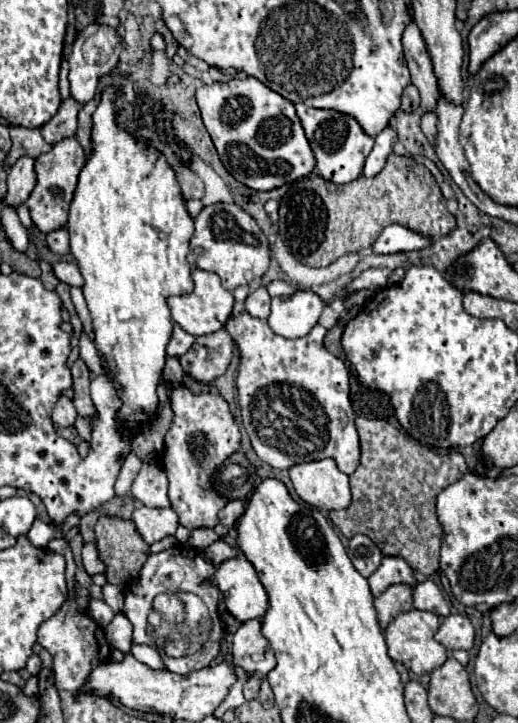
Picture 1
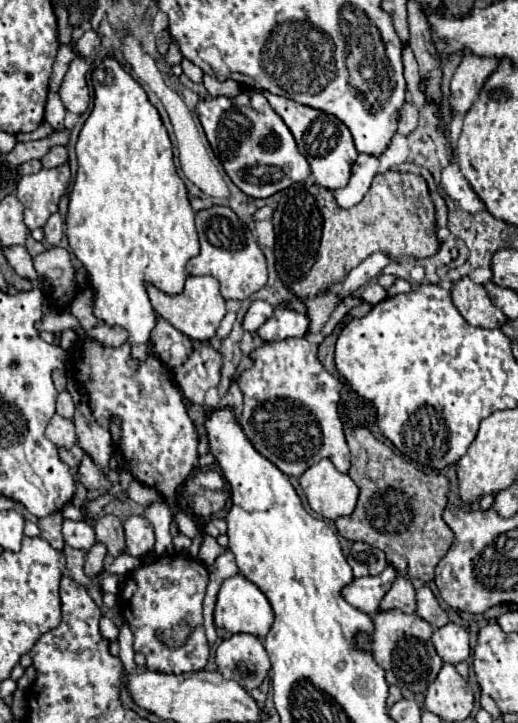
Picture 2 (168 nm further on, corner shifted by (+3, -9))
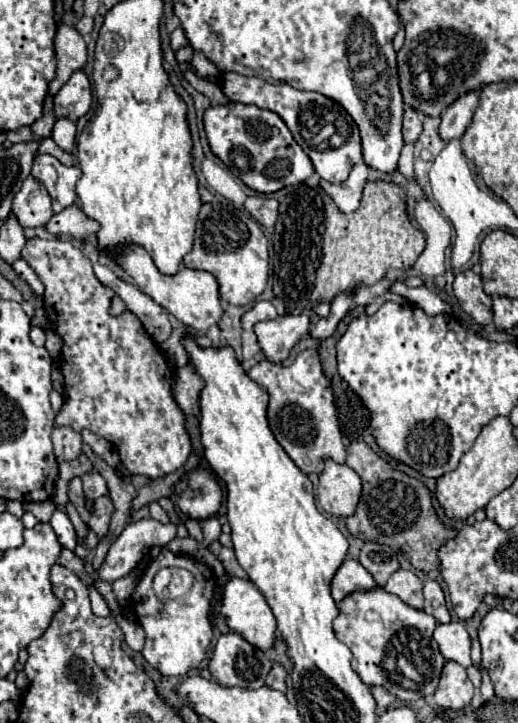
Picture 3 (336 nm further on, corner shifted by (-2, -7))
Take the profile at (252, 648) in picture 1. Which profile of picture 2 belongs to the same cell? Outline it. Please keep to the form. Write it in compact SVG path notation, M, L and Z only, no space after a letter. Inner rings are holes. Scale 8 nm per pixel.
M244 633L220 641L216 665L226 679L234 679L246 691L260 687L270 671L270 659L262 641Z

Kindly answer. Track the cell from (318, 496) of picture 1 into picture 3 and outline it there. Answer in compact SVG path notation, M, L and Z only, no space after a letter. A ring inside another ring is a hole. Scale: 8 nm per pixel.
M327 459L317 483L317 499L323 511L335 517L351 517L355 513L359 497L359 475L351 467Z

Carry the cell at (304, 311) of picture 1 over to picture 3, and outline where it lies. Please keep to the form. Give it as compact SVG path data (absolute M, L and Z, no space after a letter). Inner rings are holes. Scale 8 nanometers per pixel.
M281 315L275 321L261 321L255 325L259 345L269 361L281 363L287 359L293 345L309 333L307 315Z

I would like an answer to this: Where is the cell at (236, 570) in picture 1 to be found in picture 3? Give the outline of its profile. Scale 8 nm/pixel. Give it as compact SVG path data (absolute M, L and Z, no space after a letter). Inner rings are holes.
M231 577L223 591L223 607L221 613L225 615L225 621L231 631L239 633L243 639L251 641L257 649L269 649L275 641L275 615L263 597L263 593L257 589L255 583L239 577Z

